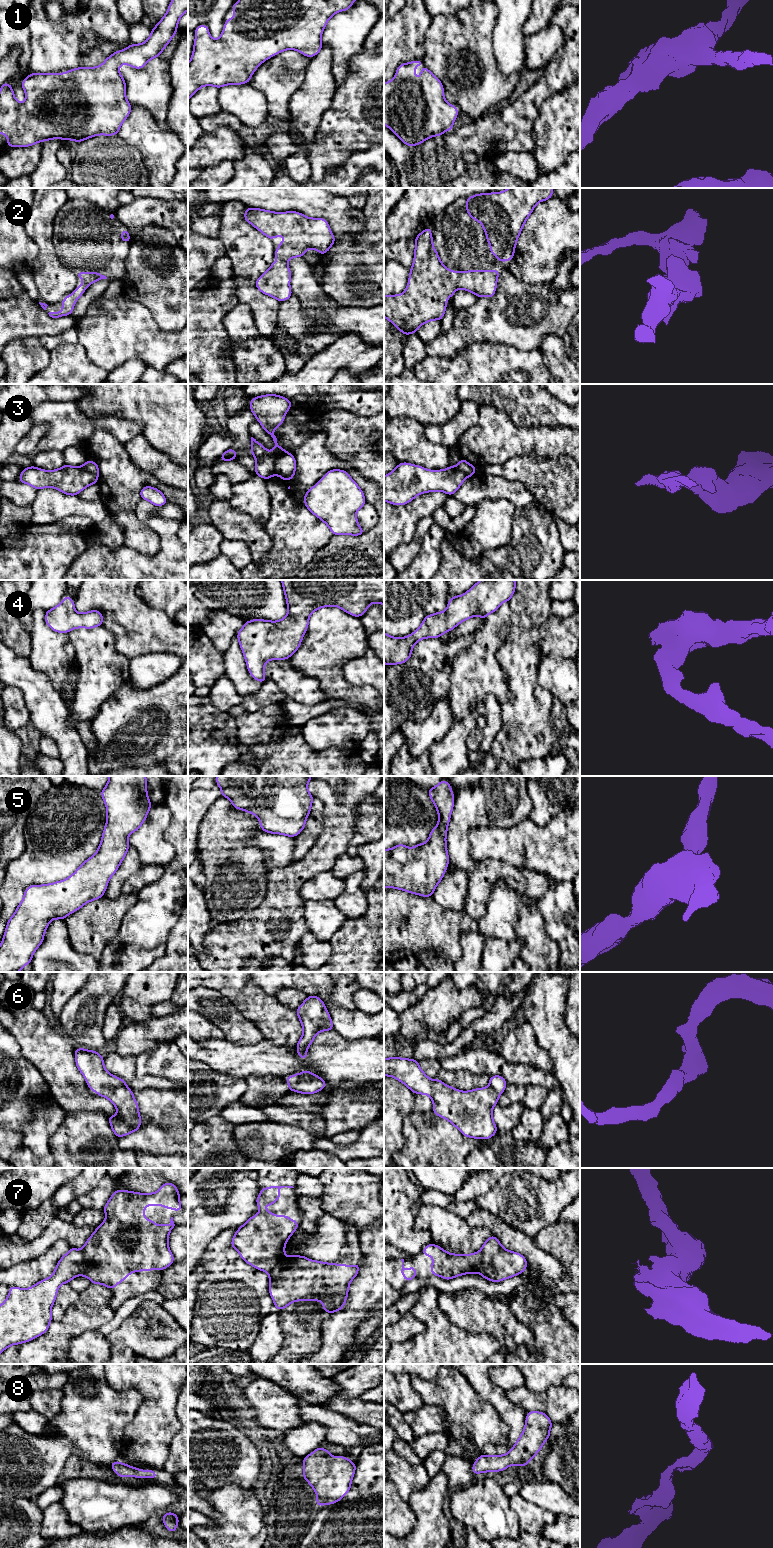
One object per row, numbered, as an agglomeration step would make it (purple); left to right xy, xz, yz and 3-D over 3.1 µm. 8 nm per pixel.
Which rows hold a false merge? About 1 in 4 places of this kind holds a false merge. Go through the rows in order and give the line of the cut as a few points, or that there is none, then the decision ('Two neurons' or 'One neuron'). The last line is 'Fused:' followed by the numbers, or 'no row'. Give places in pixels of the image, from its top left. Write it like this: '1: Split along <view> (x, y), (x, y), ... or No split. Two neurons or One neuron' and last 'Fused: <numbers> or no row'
1: No split. One neuron
2: No split. One neuron
3: Split along xz (289, 453), (284, 453), (277, 459), (274, 473). Two neurons
4: No split. One neuron
5: No split. One neuron
6: No split. One neuron
7: Split along xy (80, 1250), (82, 1254), (81, 1274). Two neurons
8: No split. One neuron
Fused: 3, 7

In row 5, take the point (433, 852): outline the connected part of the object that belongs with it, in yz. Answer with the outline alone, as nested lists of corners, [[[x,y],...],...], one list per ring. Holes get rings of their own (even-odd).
[[[447,780],[427,790],[439,815],[438,824],[431,830],[428,840],[412,848],[398,844],[391,849],[384,849],[384,888],[400,889],[423,897],[432,896],[448,868],[446,835],[455,799]]]

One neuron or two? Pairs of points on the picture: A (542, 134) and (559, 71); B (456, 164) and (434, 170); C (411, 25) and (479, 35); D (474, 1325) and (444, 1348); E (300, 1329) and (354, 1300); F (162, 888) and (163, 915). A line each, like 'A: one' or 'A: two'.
A: two
B: one
C: two
D: two
E: two
F: one

